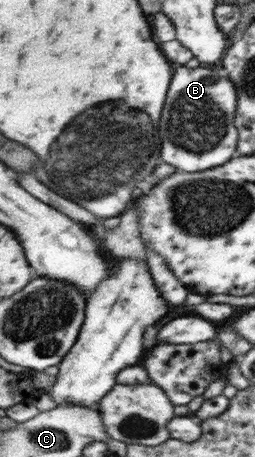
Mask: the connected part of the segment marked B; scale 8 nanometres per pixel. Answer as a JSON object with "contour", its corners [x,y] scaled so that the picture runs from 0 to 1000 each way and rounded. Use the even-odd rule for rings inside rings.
{"contour":[[[690,140],[667,223],[651,223],[651,249],[635,249],[635,354],[714,376],[871,363],[910,346],[925,319],[925,280],[910,276],[922,241],[925,197],[886,166],[820,149],[745,151]]]}

